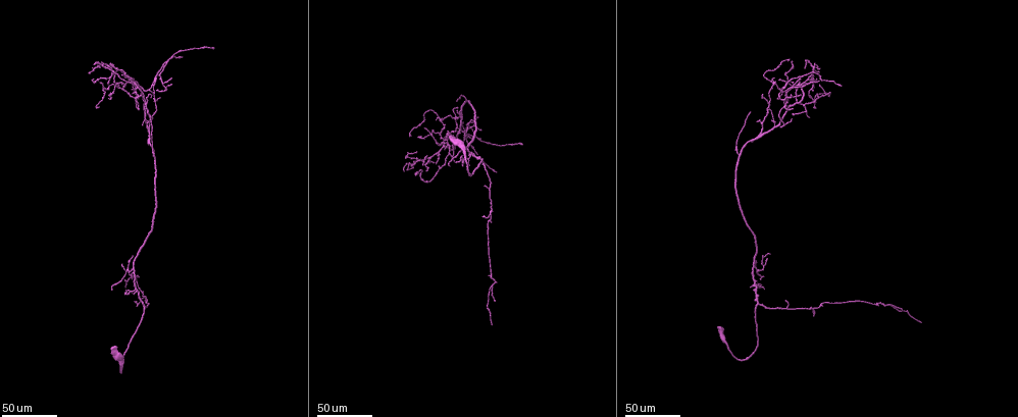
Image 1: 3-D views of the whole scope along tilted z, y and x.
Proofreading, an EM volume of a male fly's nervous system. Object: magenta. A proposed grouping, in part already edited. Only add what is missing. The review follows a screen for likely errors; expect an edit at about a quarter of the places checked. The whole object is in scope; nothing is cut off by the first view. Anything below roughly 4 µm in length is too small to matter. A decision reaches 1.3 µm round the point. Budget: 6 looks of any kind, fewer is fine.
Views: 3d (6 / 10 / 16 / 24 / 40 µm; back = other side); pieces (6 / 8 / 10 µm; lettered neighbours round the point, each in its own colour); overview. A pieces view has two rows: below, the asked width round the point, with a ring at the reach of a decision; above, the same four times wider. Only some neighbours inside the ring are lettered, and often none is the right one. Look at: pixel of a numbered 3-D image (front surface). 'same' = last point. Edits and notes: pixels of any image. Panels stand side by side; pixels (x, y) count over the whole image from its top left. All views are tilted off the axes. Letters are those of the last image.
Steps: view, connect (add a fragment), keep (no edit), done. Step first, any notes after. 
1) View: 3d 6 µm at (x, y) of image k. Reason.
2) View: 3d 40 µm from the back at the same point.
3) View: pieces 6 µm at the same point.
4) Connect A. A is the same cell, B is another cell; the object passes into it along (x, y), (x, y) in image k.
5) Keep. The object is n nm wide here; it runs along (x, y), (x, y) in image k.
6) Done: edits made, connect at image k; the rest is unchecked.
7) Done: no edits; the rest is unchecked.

View: 3d 24 µm at (182, 57) of image 1. End of a long branch.

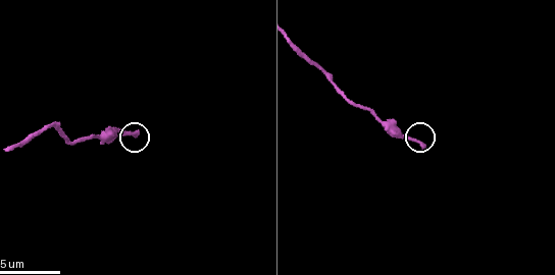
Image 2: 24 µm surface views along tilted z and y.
View: pieces 6 µm at (136, 133) of image 2.

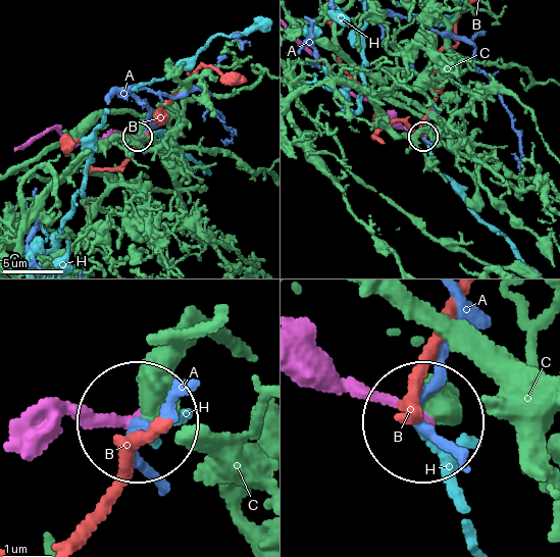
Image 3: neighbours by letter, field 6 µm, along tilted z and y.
Keep. A, B, C and H are other cells; none of them fits.

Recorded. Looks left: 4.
View: 3d 24 µm at (148, 113) of image 1. Thin end.

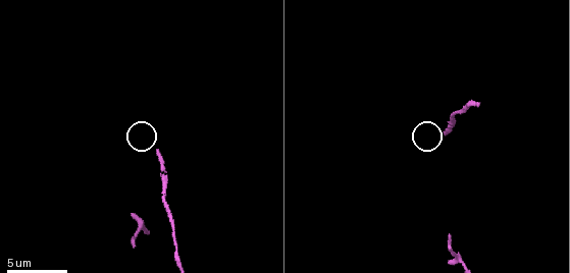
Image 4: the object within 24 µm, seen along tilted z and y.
View: pieces 8 µm at (446, 131) of image 4. See the neighbours.

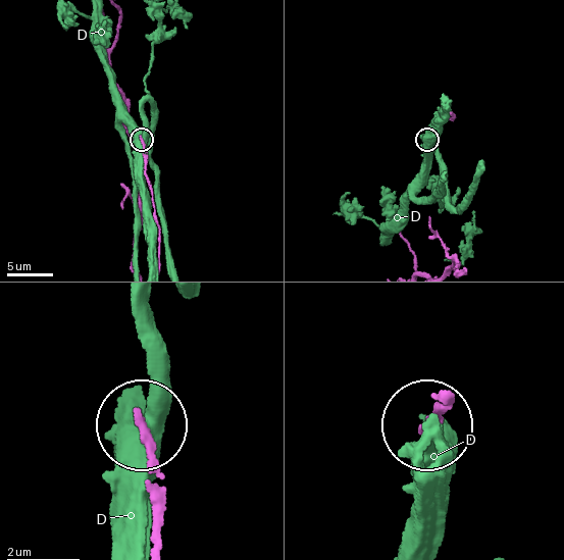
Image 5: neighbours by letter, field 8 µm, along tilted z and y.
Keep. D is another cell; it runs along (159, 550), (141, 425) in image 5; none of them fits.

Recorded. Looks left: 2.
View: 3d 40 µm at (144, 97) of image 1. An open end.

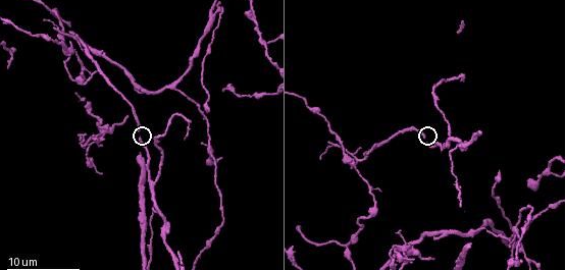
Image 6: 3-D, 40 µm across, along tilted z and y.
View: pieces 8 µm at (138, 137) of image 6.

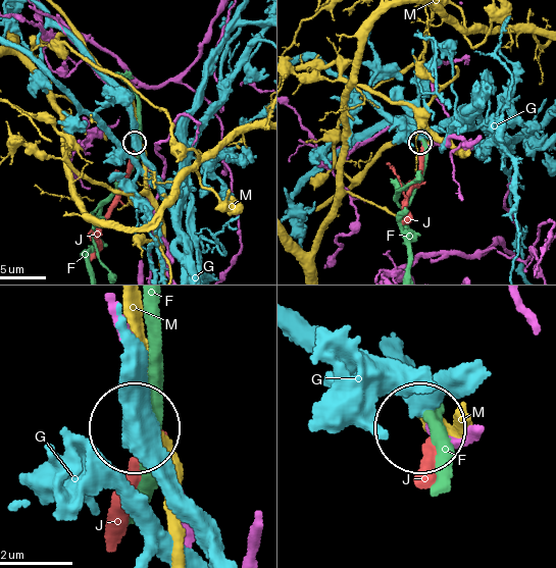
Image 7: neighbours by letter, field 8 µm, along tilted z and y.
Keep. The object is 210 nm wide here; F, G, J and M are other cells; no lettered fragment goes on from it.

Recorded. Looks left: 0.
Done: no edits; the rest is unchecked.

